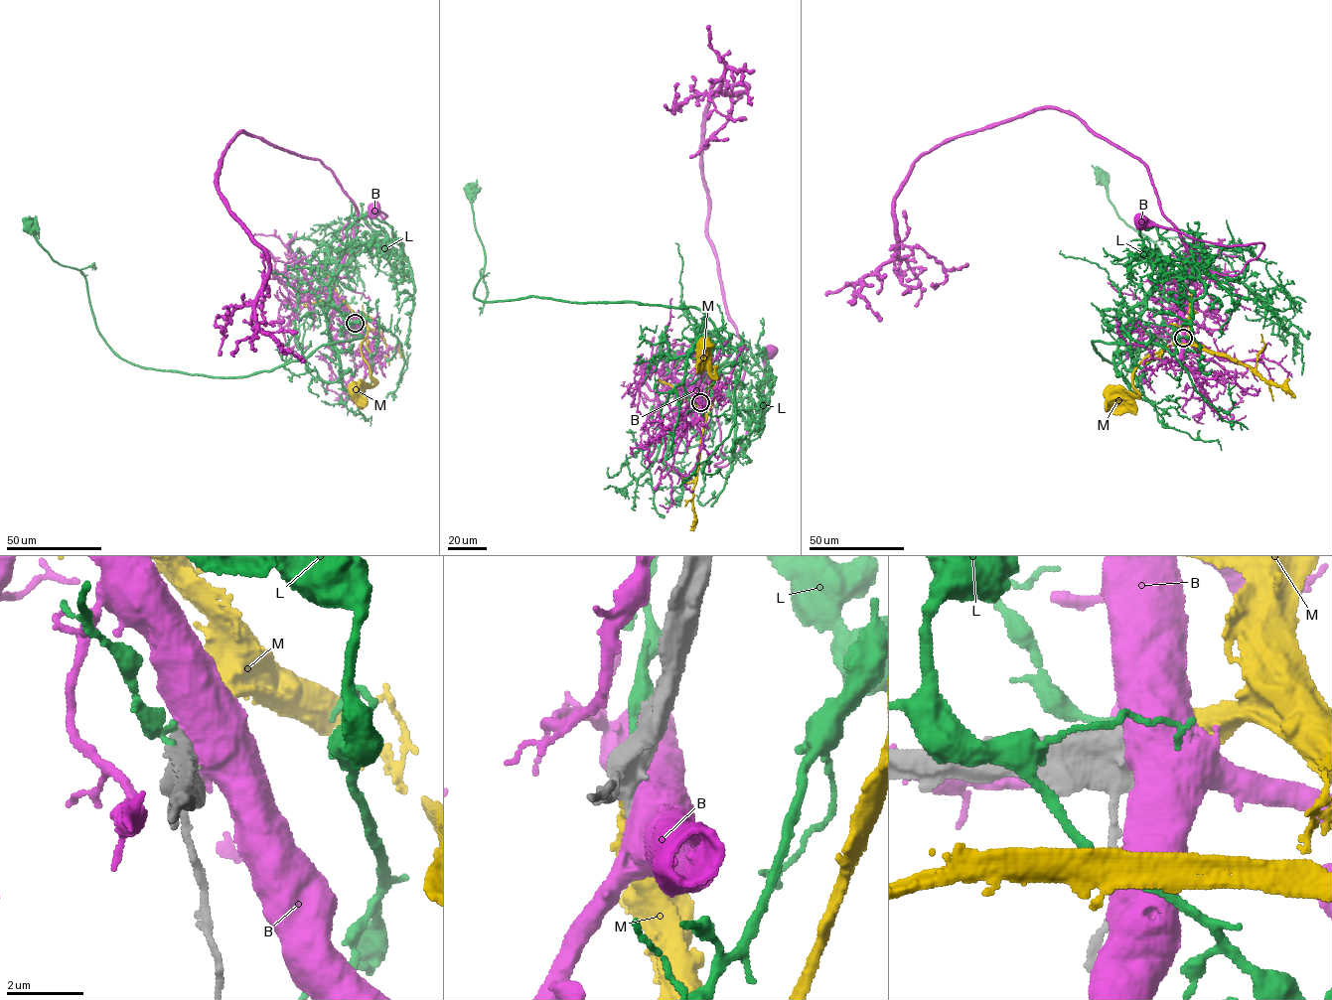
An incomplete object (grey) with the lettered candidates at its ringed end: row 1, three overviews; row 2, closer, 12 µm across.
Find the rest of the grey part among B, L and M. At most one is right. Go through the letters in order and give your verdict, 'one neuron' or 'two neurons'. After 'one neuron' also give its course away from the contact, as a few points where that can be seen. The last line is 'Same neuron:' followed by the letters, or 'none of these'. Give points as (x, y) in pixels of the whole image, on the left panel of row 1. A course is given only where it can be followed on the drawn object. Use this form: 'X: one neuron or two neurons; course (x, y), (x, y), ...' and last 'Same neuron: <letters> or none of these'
B: two neurons
L: two neurons
M: one neuron; course (355, 323), (360, 320), (368, 327), (360, 350), (373, 384), (355, 391)
Same neuron: M

